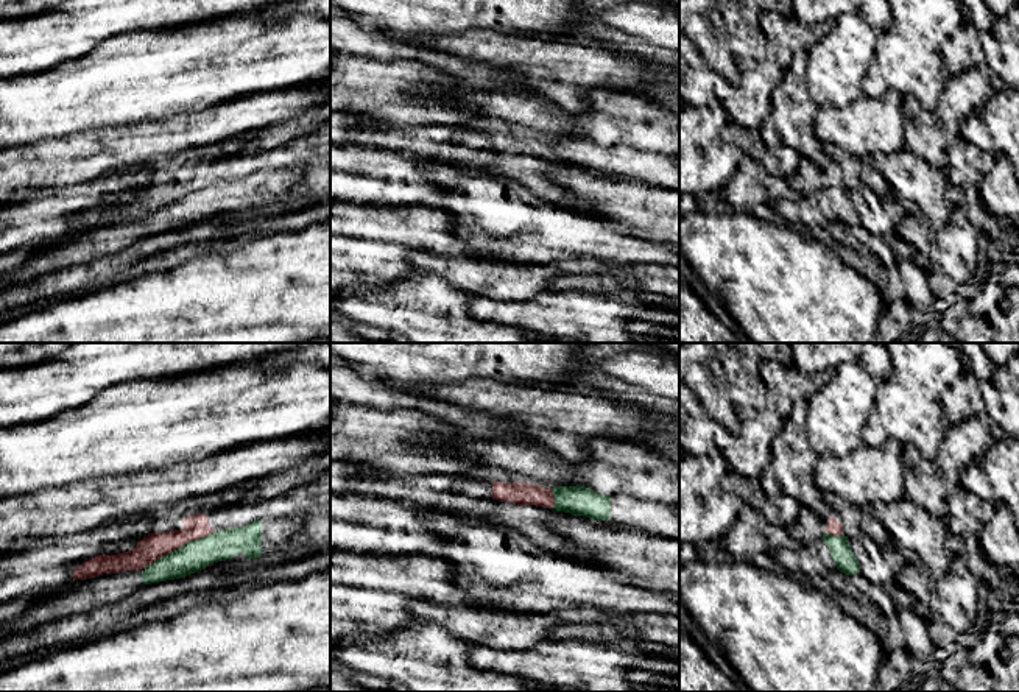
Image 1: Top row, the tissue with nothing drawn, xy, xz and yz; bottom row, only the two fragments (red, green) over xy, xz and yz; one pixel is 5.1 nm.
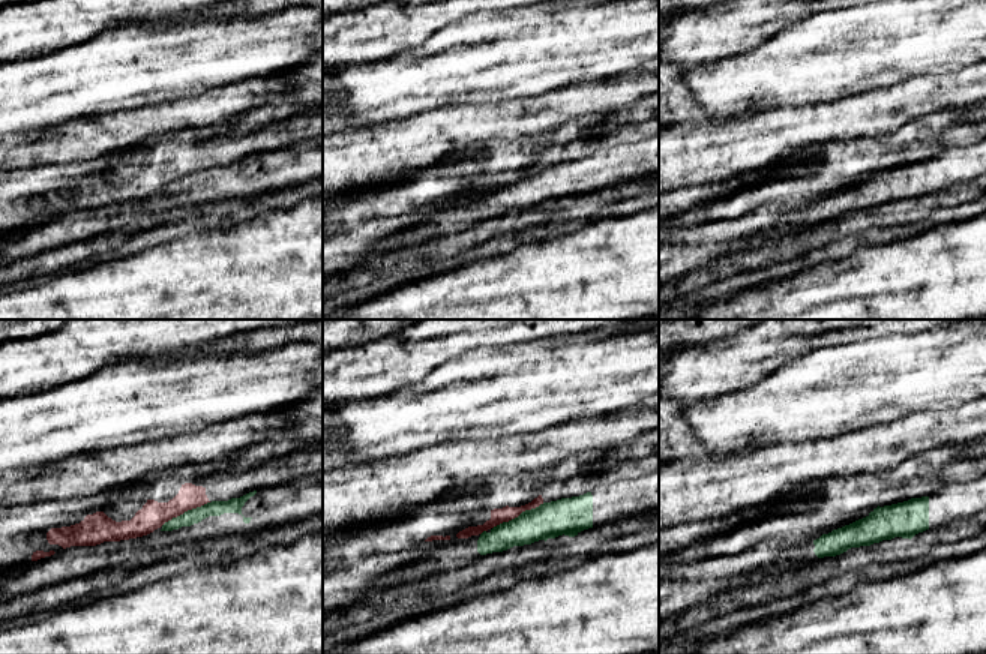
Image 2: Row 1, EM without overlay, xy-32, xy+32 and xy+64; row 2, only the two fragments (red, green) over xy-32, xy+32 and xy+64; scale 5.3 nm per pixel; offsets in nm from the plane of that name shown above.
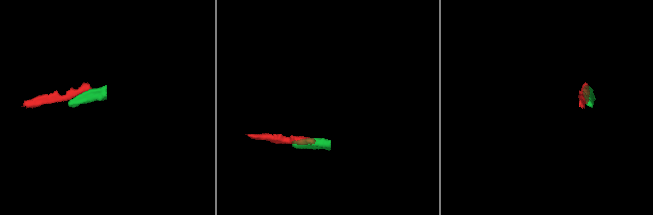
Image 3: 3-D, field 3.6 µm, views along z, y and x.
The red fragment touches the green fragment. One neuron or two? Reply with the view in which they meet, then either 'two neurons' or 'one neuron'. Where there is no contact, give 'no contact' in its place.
contact in xy; two neurons

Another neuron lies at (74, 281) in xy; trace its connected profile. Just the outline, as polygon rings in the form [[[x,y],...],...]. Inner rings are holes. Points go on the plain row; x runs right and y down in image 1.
[[[120,251],[42,274],[31,282],[14,282],[5,288],[0,287],[0,316],[14,310],[20,312],[36,302],[50,302],[56,296],[73,298],[108,287],[125,270],[125,259],[125,252]]]

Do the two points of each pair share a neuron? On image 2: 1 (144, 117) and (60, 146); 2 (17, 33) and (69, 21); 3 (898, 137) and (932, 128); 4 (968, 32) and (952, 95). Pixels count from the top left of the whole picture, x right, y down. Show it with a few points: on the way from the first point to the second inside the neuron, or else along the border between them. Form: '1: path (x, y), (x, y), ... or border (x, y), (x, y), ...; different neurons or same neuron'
1: path (123, 131), (81, 140); same neuron
2: path (30, 29), (56, 21); same neuron
3: path (907, 135), (923, 129); same neuron
4: border (970, 65), (955, 72), (923, 77); different neurons

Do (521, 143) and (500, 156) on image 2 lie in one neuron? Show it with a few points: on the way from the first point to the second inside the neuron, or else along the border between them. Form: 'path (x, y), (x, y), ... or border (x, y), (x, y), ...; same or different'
path (517, 147), (505, 156); same

